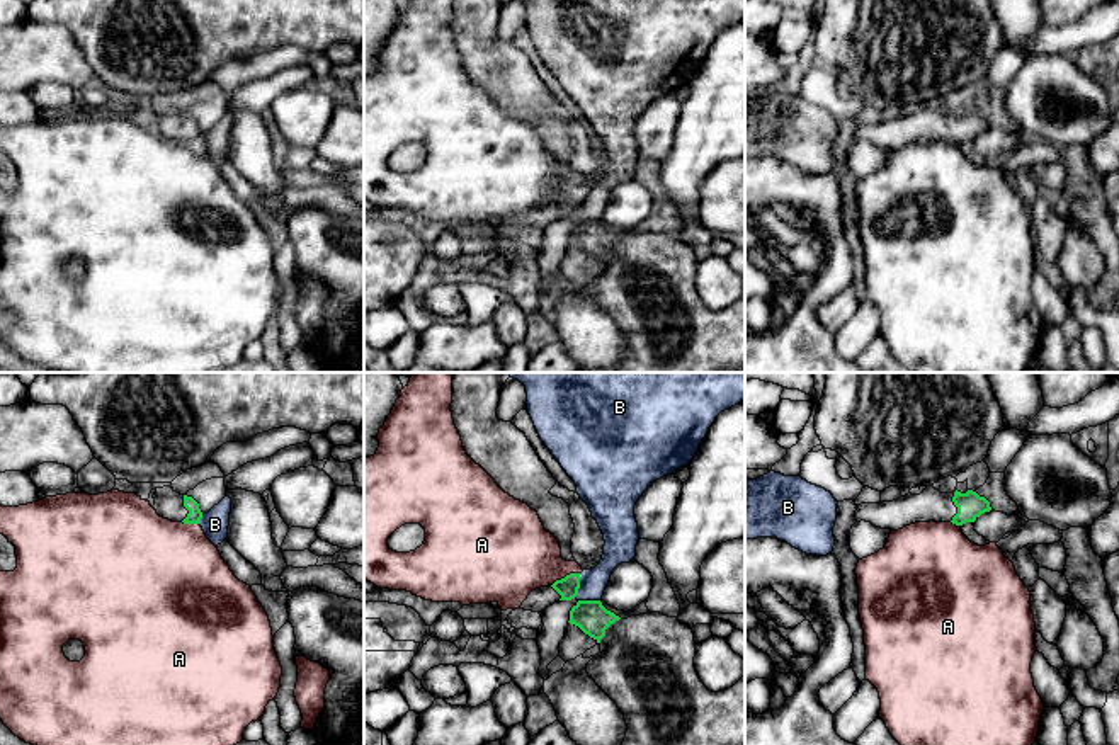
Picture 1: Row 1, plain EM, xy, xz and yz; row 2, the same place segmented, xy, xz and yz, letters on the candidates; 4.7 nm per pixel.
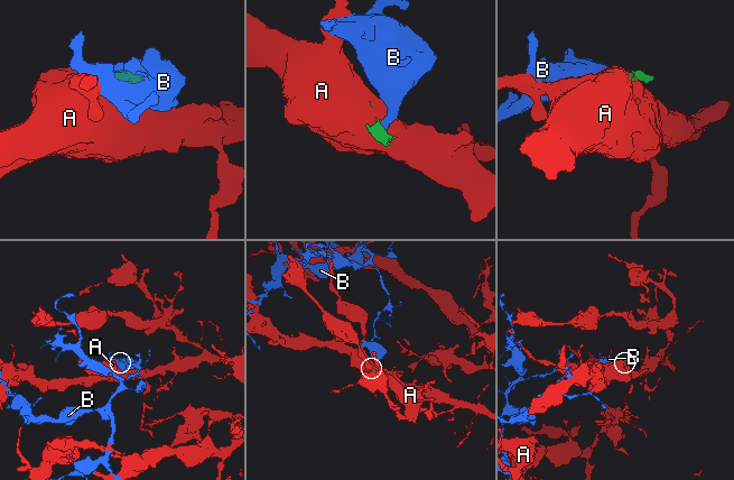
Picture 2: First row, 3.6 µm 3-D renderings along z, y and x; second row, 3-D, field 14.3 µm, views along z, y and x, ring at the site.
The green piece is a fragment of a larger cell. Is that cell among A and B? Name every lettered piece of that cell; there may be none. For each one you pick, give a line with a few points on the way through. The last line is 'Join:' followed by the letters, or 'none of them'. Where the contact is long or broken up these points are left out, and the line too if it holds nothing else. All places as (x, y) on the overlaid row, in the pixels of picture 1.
Join: none of them

